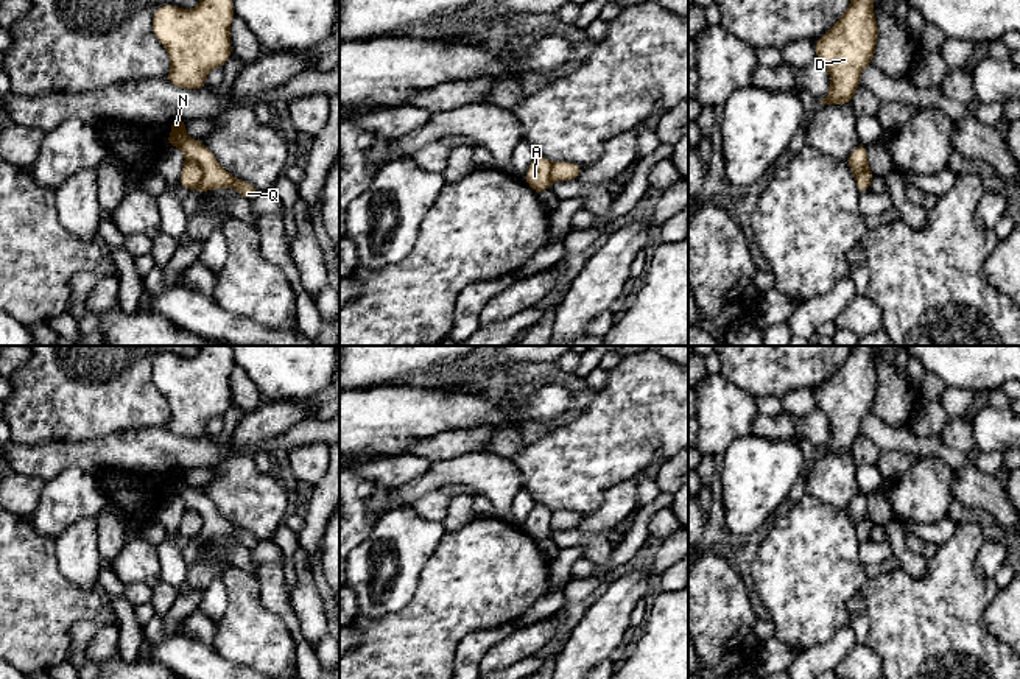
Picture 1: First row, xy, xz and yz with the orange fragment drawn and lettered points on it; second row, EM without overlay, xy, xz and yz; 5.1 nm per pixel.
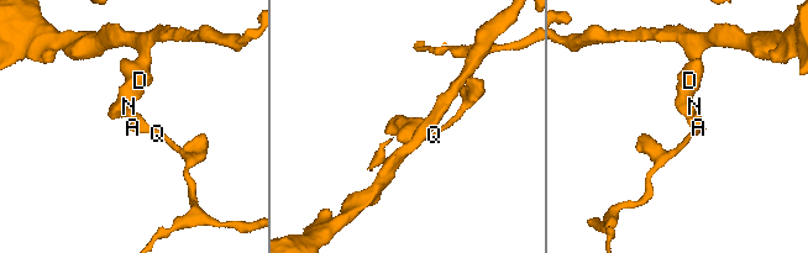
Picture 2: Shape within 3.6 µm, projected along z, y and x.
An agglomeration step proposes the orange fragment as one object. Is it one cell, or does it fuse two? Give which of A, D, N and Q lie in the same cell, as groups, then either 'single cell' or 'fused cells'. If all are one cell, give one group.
A D N / Q | fused cells

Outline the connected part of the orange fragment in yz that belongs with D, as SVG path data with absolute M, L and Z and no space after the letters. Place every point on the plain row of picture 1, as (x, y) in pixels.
M852 346L841 368L814 389L816 408L830 422L830 438L821 453L850 453L863 417L872 413L877 389L874 346Z

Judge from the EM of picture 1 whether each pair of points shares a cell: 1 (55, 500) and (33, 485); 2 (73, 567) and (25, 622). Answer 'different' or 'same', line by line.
1: different
2: different

